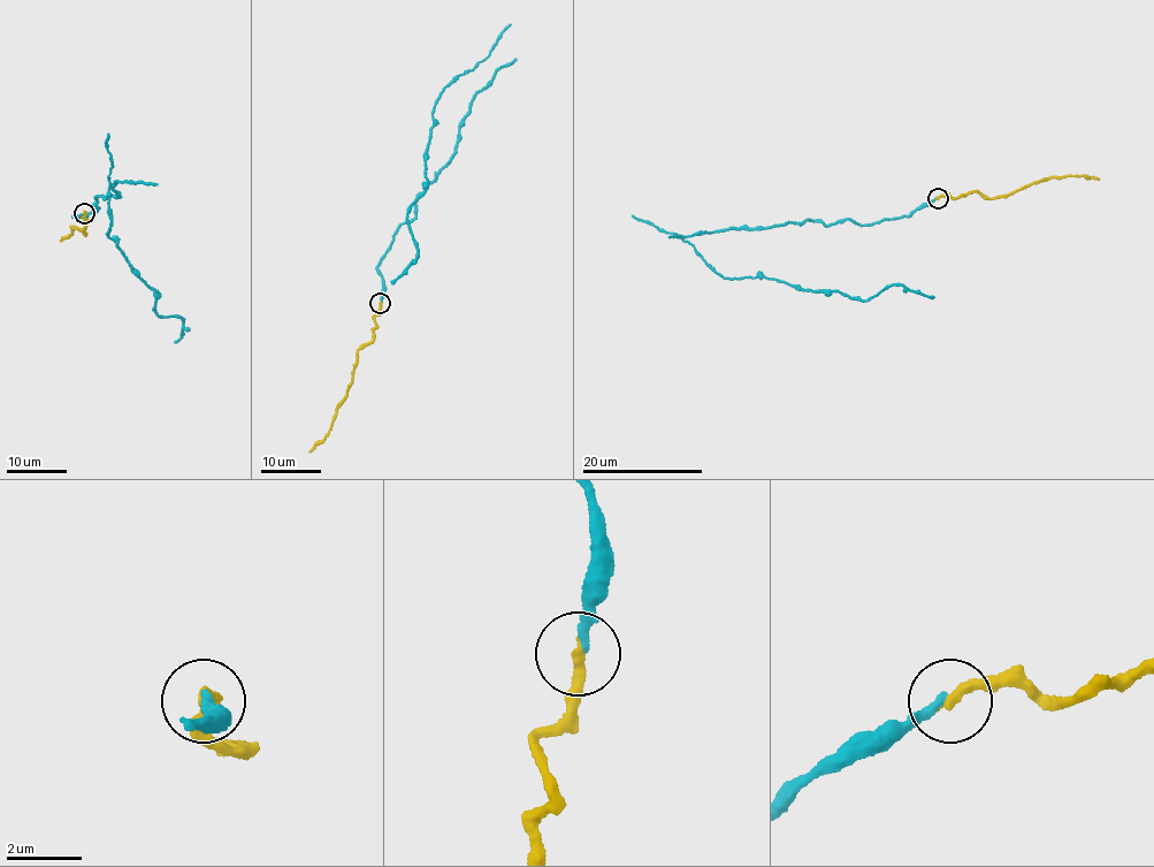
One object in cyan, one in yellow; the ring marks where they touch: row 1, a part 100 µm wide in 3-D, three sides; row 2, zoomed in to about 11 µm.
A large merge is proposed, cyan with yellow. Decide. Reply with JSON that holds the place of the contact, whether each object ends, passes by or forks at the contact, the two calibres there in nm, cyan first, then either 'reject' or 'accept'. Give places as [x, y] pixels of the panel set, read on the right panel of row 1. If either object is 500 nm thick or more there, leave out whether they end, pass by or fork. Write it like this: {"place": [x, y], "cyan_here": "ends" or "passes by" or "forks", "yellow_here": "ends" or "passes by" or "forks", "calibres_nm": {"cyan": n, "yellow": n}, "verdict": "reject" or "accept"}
{"place": [938, 198], "cyan_here": "ends", "yellow_here": "ends", "calibres_nm": {"cyan": 280, "yellow": 300}, "verdict": "accept"}

